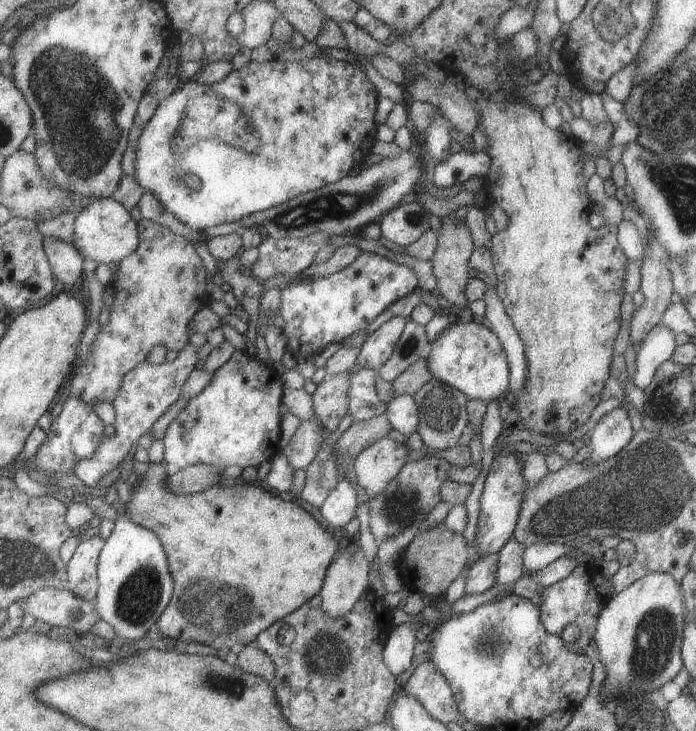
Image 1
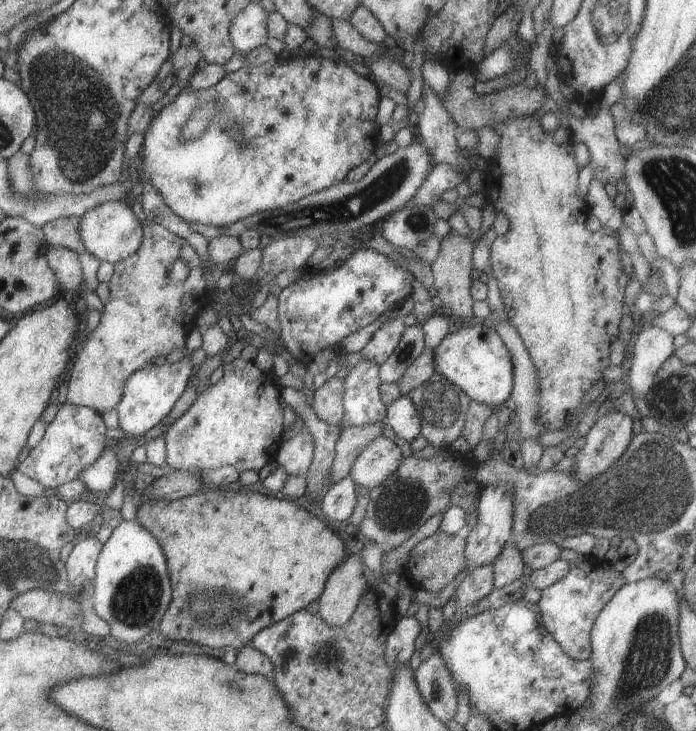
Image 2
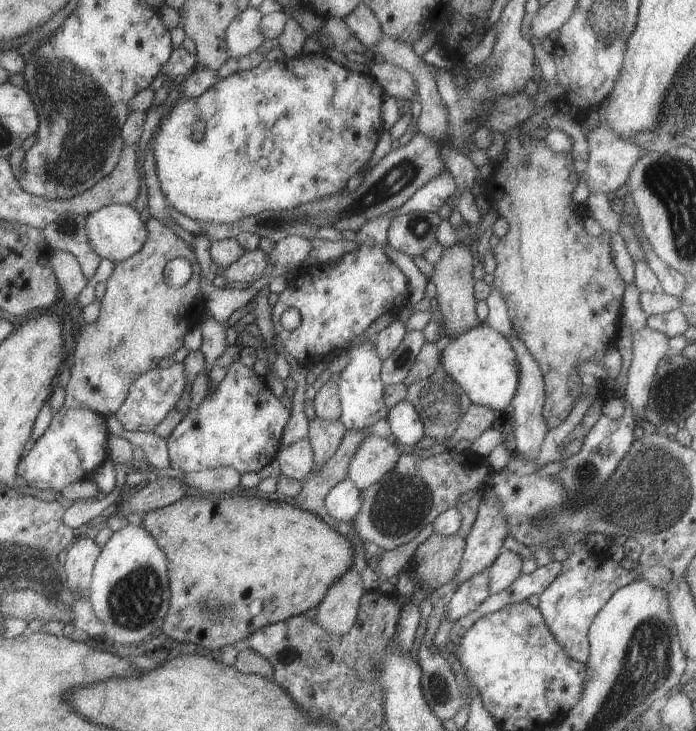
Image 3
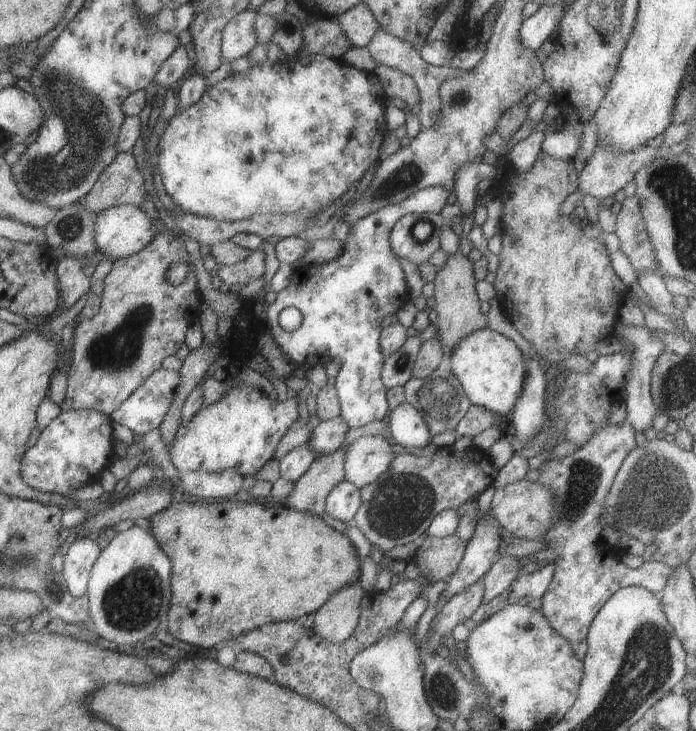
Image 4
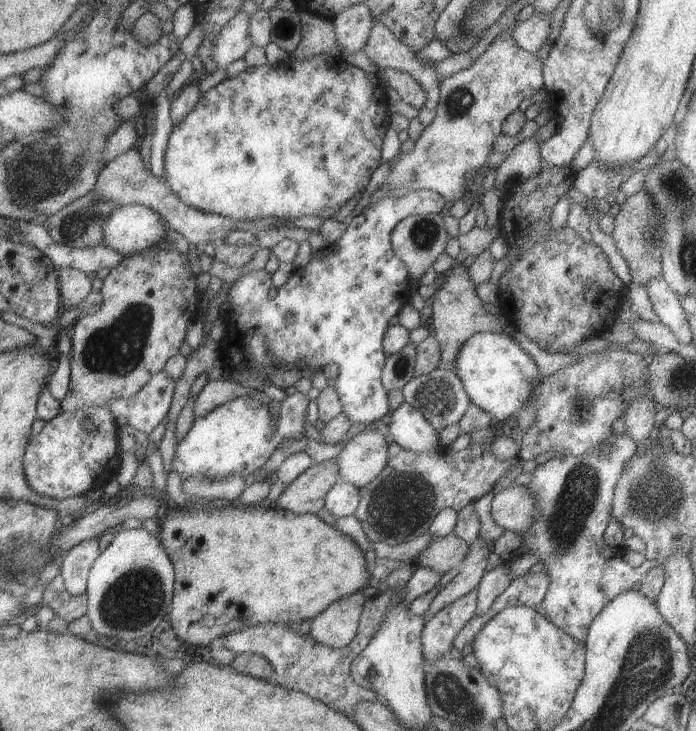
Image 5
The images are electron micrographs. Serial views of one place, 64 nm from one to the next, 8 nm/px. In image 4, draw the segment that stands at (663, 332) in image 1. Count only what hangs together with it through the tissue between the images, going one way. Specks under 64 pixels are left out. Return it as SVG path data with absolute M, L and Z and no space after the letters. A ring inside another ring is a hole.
M617 321L613 336L629 341L634 346L630 360L630 373L624 382L624 403L626 404L626 419L630 422L633 432L639 430L643 432L651 426L652 417L658 413L650 395L650 376L654 362L666 348L661 339L645 326L627 327Z

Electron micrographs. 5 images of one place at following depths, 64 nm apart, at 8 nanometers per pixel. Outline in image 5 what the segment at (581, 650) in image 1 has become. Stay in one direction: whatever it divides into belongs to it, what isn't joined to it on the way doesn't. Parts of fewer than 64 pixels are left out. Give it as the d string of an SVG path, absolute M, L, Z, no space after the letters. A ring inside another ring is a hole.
M612 431L606 436L604 443L596 450L591 451L589 454L584 454L582 457L579 455L569 455L569 456L555 456L550 460L547 460L543 464L538 464L532 471L531 482L526 486L531 492L532 497L536 500L537 510L536 517L534 521L530 524L529 530L524 532L521 536L523 542L527 544L528 551L525 553L537 554L539 558L537 561L542 561L544 564L543 570L547 573L548 576L548 587L544 597L540 604L545 610L545 616L547 620L551 622L553 626L561 629L564 633L571 635L576 641L583 644L586 639L586 634L588 631L588 626L591 624L591 621L600 613L600 610L617 594L623 592L624 590L634 590L637 591L647 598L655 600L658 597L659 591L664 583L664 570L662 564L659 561L643 561L638 567L631 567L628 563L623 561L623 546L619 548L609 547L603 541L601 534L607 526L607 522L610 519L610 508L612 505L612 496L613 491L618 481L619 475L622 473L624 466L626 465L627 460L630 459L630 456L635 453L636 444L634 440L628 435L627 431L623 431L621 434L614 434Z

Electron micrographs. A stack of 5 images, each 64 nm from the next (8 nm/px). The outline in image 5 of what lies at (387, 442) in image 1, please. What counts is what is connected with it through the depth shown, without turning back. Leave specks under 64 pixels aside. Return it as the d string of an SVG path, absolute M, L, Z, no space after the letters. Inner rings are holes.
M361 431L353 435L333 458L340 474L339 481L357 488L371 482L388 461L387 447L385 437L378 431Z

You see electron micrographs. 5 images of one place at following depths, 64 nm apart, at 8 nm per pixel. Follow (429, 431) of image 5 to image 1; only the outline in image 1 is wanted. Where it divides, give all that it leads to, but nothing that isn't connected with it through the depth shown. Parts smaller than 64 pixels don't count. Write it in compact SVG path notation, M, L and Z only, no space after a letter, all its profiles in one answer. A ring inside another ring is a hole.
M411 395L394 396L386 404L385 414L389 426L406 438L417 430L419 414Z

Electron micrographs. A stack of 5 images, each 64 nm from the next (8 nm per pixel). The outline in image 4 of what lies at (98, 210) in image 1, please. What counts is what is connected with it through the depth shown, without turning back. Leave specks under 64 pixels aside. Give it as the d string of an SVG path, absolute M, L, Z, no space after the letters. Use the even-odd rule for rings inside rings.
M117 205L99 211L94 218L94 246L97 252L111 260L138 253L152 239L152 217L151 212L145 216L138 205Z

